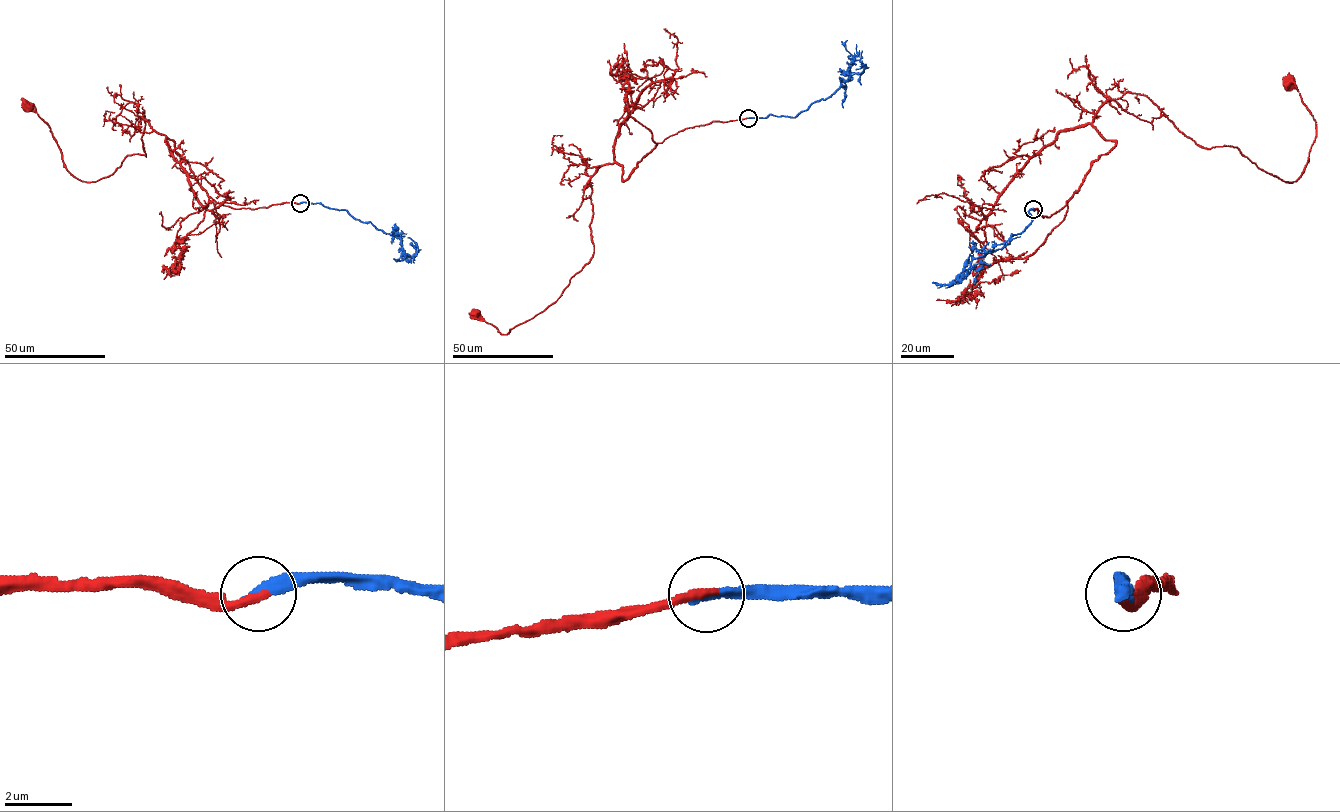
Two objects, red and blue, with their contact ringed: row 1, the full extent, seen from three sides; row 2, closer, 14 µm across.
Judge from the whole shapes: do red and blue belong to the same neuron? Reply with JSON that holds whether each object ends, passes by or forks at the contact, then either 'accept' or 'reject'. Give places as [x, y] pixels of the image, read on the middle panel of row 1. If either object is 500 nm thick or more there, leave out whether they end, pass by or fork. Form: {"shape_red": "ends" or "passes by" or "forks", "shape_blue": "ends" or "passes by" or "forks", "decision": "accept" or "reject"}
{"shape_red": "ends", "shape_blue": "ends", "decision": "accept"}

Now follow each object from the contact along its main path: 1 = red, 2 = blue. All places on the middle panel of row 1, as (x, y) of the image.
1: (748, 118), (667, 137), (624, 181), (620, 165), (600, 167), (594, 254), (559, 297), (506, 334), (474, 314)
2: (748, 118), (795, 117), (829, 97), (847, 79), (855, 61), (865, 67), (861, 85)

